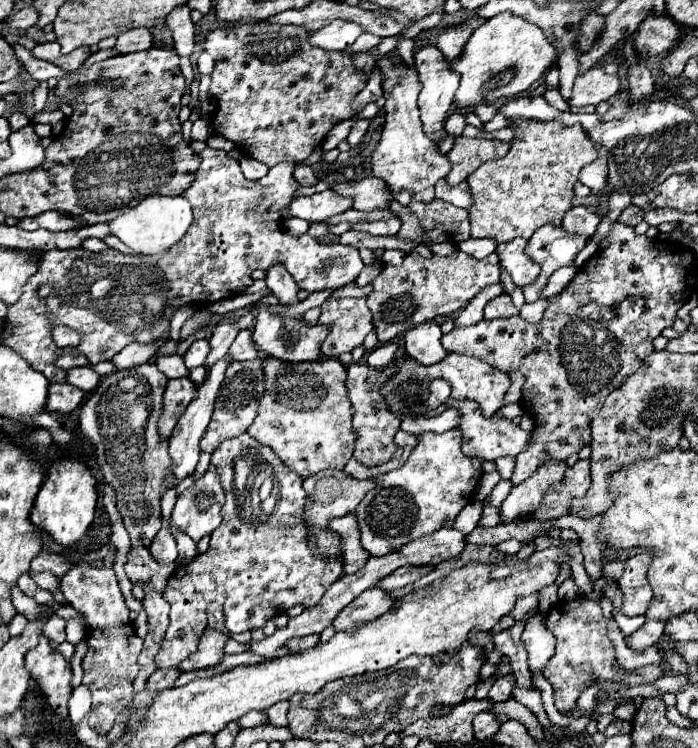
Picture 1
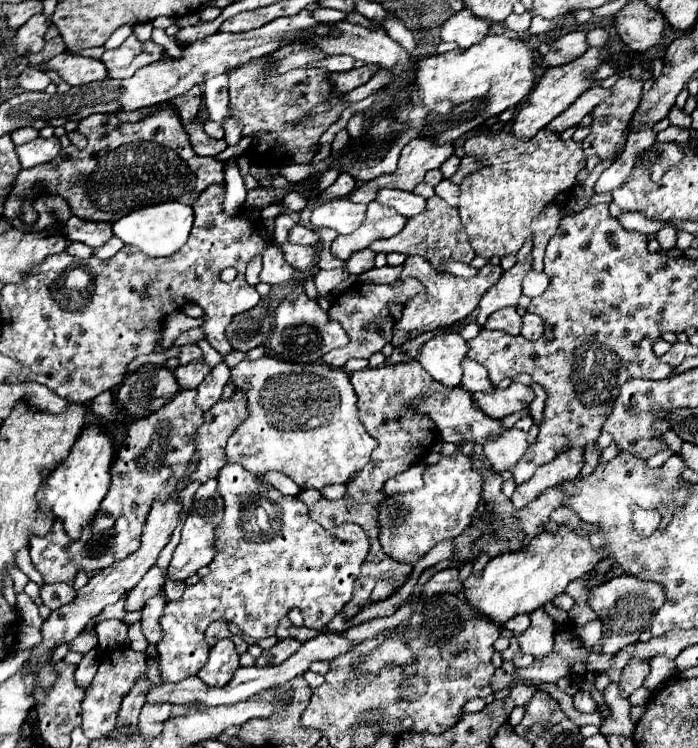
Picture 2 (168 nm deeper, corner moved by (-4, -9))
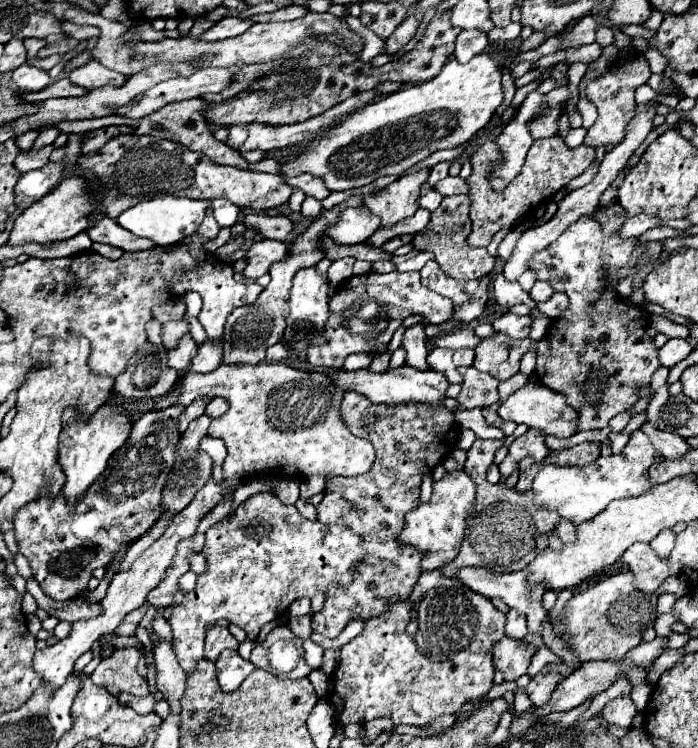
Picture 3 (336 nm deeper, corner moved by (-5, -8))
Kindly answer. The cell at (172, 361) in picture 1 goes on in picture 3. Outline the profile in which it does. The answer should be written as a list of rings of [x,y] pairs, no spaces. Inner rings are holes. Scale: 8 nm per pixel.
[[[206,338],[200,346],[198,356],[192,360],[190,370],[192,372],[212,372],[212,370],[216,370],[222,362],[222,348],[224,348],[224,338],[220,338],[220,342],[212,342],[210,338]]]

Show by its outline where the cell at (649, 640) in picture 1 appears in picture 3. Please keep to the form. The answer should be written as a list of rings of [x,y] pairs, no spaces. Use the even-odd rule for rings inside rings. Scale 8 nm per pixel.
[[[630,696],[616,698],[616,700],[612,700],[612,702],[608,702],[608,704],[604,706],[602,716],[604,716],[612,726],[630,728],[632,718],[636,716],[636,706],[634,706],[634,702],[632,702]]]

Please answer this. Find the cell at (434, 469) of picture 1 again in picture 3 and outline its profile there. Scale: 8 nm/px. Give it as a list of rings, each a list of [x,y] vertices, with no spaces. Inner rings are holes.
[[[456,470],[452,474],[446,474],[440,482],[434,484],[432,498],[428,504],[420,504],[416,510],[406,514],[406,526],[400,534],[402,544],[410,544],[418,550],[426,552],[426,558],[422,560],[422,570],[440,570],[444,562],[450,562],[456,558],[460,544],[464,540],[464,528],[466,528],[466,514],[472,512],[476,486],[468,478],[464,470]]]

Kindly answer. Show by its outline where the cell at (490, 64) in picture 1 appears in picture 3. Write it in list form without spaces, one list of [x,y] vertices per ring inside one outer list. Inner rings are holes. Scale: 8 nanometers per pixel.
[[[478,54],[466,64],[458,64],[452,58],[436,78],[422,84],[408,84],[348,114],[324,136],[310,140],[296,156],[284,160],[280,174],[312,174],[322,178],[328,190],[362,188],[380,176],[402,174],[432,152],[456,148],[484,128],[502,104],[504,92],[500,80],[498,60],[490,54]]]

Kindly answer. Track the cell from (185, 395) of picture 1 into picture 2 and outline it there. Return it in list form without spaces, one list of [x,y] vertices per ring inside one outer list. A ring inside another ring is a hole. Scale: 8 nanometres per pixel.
[[[179,391],[165,407],[151,413],[149,417],[133,423],[121,445],[113,465],[111,465],[111,489],[101,501],[101,507],[93,523],[83,531],[81,539],[71,541],[63,531],[59,521],[53,523],[45,537],[33,537],[29,543],[29,553],[35,569],[43,575],[45,583],[73,583],[79,569],[99,571],[111,567],[113,563],[125,559],[139,549],[139,537],[147,511],[155,499],[167,499],[171,487],[165,483],[169,479],[179,479],[187,461],[195,453],[195,435],[203,425],[203,411],[195,405],[197,391]]]

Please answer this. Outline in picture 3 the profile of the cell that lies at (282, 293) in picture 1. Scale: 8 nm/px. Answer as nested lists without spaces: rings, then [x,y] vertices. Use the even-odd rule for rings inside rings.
[[[260,240],[260,242],[254,242],[248,248],[246,268],[244,268],[242,274],[246,278],[250,278],[250,280],[256,280],[262,274],[266,274],[268,268],[274,262],[280,262],[282,258],[286,258],[286,252],[288,252],[288,248],[286,248],[284,242],[276,242],[276,240]]]

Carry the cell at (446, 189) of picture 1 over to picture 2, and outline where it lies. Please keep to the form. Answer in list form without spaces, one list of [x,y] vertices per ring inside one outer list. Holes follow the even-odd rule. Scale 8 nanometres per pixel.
[[[443,179],[437,187],[435,187],[435,195],[439,195],[441,199],[445,199],[451,207],[459,205],[459,187],[453,185],[449,179]]]

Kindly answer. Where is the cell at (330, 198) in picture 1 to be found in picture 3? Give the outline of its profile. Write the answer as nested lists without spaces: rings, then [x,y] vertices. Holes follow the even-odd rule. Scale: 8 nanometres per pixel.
[[[366,206],[342,210],[336,226],[328,228],[328,236],[336,244],[360,244],[368,240],[380,226],[380,218]]]

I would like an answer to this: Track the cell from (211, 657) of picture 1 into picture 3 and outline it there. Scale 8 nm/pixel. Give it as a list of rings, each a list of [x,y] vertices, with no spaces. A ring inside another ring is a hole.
[[[224,650],[216,660],[218,684],[224,692],[236,692],[252,670],[254,664],[250,660],[244,660],[236,650]]]

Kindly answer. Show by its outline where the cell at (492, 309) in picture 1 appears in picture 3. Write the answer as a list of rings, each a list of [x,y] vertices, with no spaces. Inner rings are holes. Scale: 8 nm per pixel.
[[[512,312],[500,316],[498,320],[492,322],[492,326],[498,332],[508,334],[510,338],[526,338],[528,336],[528,330],[530,330],[530,324],[532,324],[532,318],[530,316],[516,316]]]

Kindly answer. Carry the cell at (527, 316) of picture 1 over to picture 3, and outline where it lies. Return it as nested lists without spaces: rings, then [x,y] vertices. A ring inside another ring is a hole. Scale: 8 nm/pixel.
[[[534,318],[530,338],[532,338],[532,340],[540,340],[540,338],[544,338],[544,334],[548,332],[548,328],[550,328],[550,320],[546,320],[546,318]]]

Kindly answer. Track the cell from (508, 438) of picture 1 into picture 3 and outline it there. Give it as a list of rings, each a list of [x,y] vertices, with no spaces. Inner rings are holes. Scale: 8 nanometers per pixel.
[[[400,366],[396,370],[386,370],[386,372],[372,372],[370,368],[362,368],[362,370],[336,370],[334,376],[336,382],[340,382],[340,386],[344,386],[346,390],[356,390],[358,394],[364,394],[370,402],[374,404],[400,404],[400,402],[436,402],[440,404],[440,398],[444,398],[444,392],[448,388],[448,382],[444,378],[444,374],[436,372],[436,370],[416,370],[410,366]]]

